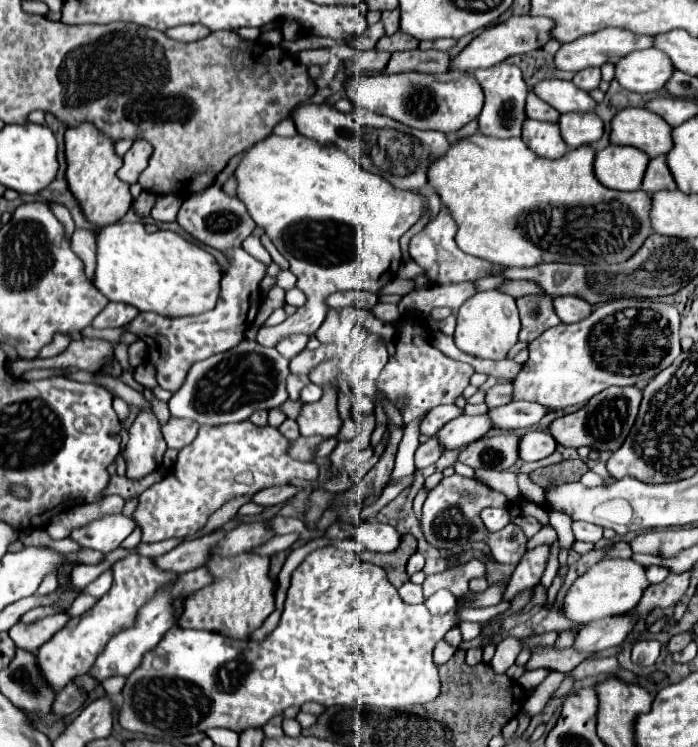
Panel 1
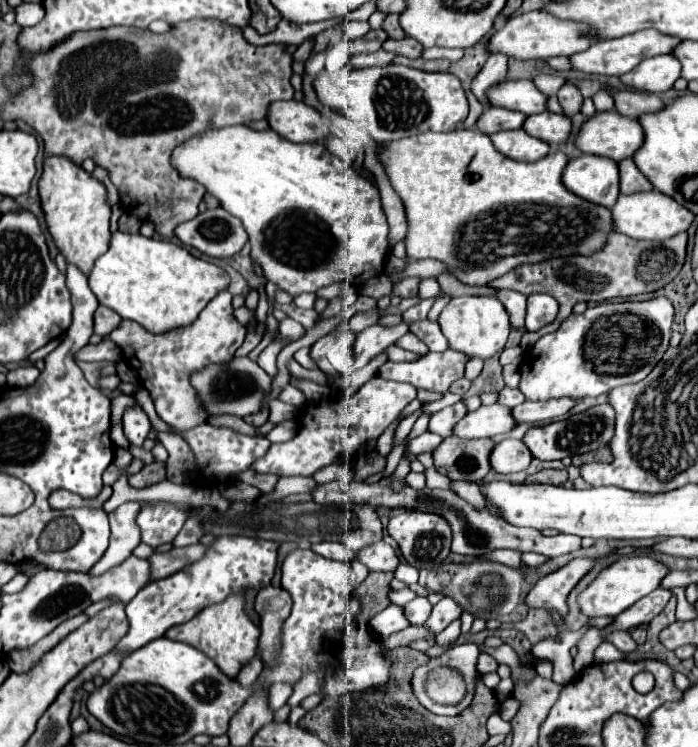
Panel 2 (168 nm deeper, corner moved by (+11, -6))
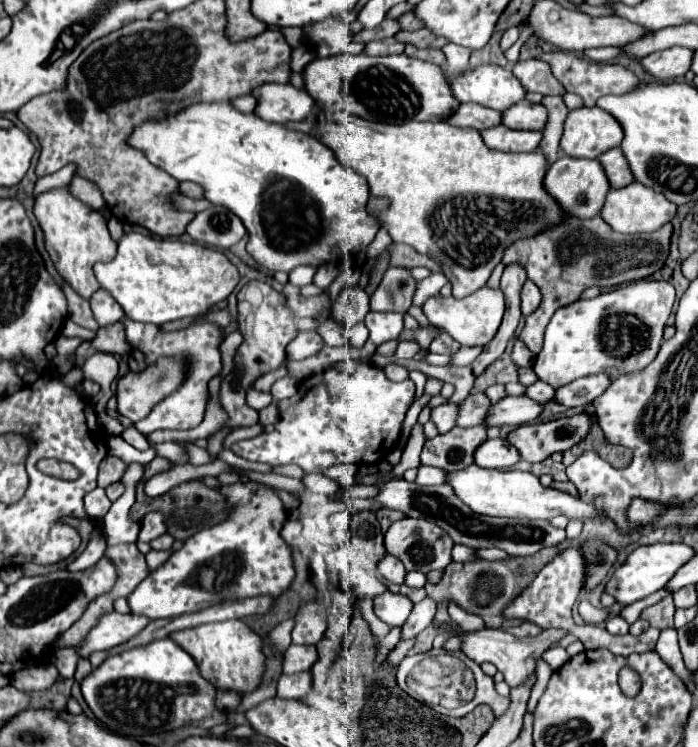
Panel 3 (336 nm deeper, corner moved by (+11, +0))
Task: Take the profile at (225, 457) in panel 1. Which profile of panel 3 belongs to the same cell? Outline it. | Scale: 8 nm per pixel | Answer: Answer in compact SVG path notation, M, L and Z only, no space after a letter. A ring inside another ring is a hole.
M147 513L141 521L141 535L137 537L137 541L153 541L155 537L165 533L165 523L163 523L163 515L161 513Z

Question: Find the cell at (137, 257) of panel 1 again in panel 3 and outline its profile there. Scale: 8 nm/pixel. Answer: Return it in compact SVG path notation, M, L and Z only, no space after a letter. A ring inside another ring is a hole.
M125 233L117 245L115 259L95 265L95 277L99 285L107 289L123 307L127 319L153 325L203 315L219 301L225 301L239 283L239 271L221 251L203 247L199 243L183 243L179 239L151 239L141 233Z

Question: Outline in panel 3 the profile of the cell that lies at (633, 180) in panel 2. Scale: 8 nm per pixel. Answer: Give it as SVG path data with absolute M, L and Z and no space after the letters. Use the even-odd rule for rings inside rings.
M613 147L609 151L605 151L605 155L599 155L599 163L609 179L611 189L619 189L625 187L629 183L633 183L633 175L631 169L621 153L621 147Z

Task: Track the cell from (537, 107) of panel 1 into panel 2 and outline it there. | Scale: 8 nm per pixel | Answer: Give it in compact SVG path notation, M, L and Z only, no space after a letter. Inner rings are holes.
M493 107L493 109L485 109L483 115L477 121L477 129L491 135L503 129L519 129L523 127L527 115L519 113L519 111L511 111L505 107Z

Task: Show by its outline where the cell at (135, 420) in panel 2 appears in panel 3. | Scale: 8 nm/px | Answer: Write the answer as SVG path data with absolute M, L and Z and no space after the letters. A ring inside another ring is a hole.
M161 359L161 363L153 365L153 367L145 367L139 373L129 371L127 375L117 379L117 411L131 419L133 423L145 419L149 415L149 411L161 403L161 399L165 399L165 395L171 395L173 391L177 391L177 387L185 381L185 371L181 371L181 363L173 363L173 359Z

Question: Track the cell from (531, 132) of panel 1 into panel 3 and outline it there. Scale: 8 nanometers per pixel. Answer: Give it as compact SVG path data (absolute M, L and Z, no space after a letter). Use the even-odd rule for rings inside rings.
M503 125L481 131L481 137L491 149L513 151L513 153L535 151L539 147L539 141L541 141L539 131L513 131L513 129L507 129Z

